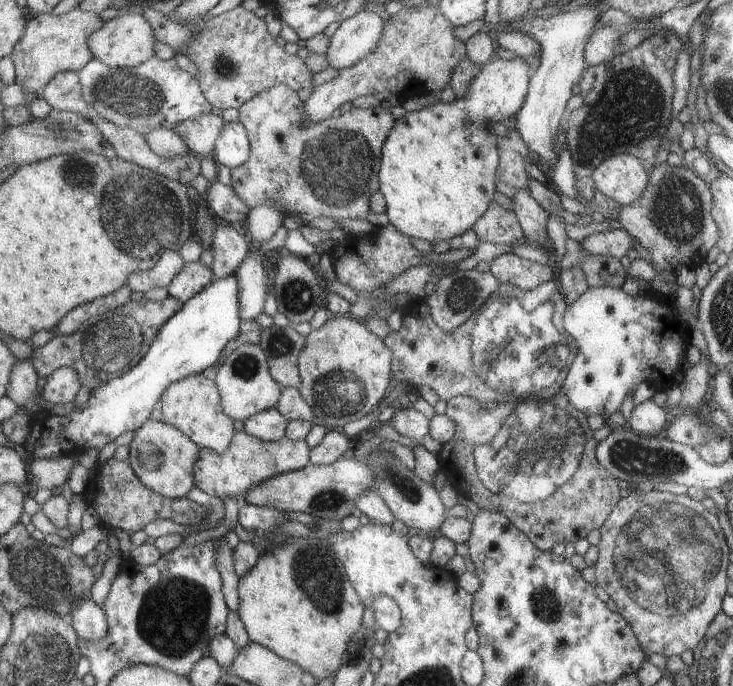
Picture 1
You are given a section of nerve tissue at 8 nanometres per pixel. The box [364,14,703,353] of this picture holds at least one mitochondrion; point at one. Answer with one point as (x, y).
(624, 103)

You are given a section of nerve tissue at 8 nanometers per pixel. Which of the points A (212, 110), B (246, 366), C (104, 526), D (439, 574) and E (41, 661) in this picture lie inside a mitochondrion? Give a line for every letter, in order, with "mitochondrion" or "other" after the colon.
A: other
B: mitochondrion
C: other
D: other
E: mitochondrion

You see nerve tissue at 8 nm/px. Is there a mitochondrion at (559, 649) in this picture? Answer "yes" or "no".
yes

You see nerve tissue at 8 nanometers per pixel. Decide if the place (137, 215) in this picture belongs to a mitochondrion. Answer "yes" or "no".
yes

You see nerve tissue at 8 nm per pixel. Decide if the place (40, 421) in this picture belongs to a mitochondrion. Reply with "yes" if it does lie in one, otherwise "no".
no

